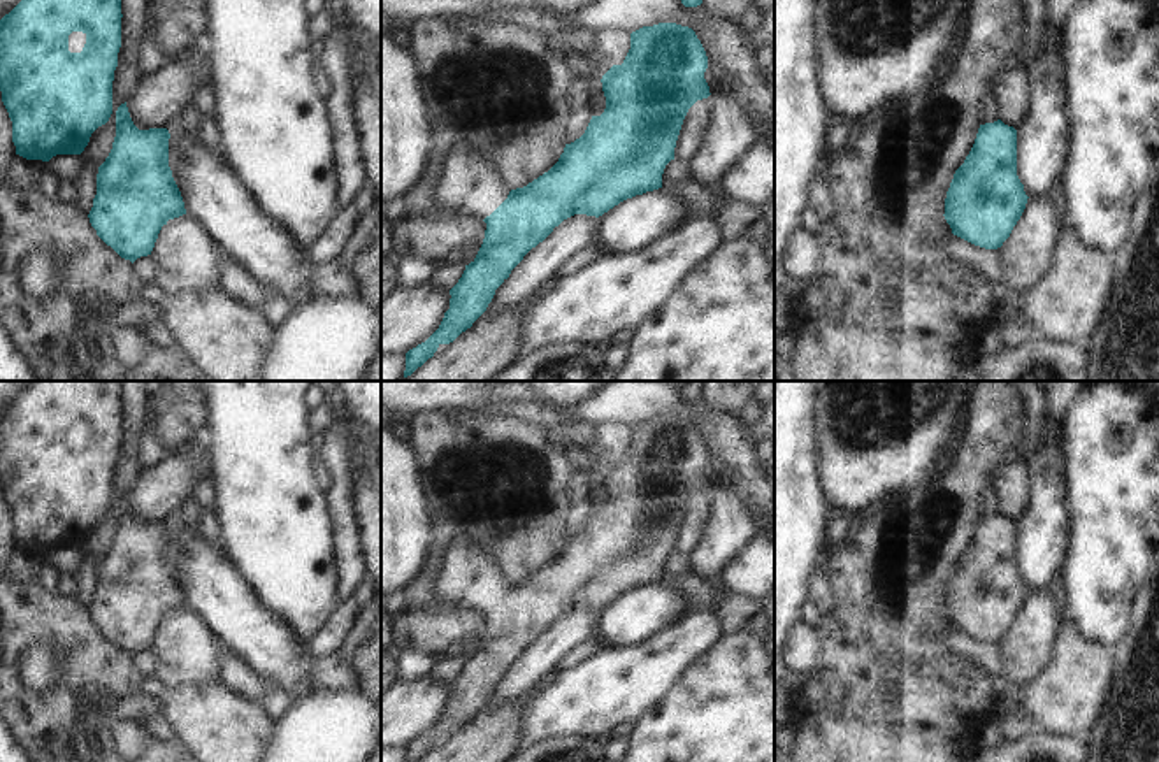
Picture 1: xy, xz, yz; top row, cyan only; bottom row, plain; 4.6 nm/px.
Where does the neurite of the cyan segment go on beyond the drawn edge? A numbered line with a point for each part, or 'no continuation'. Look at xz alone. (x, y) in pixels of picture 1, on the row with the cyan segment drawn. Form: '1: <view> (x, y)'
1: xz (471, 188)

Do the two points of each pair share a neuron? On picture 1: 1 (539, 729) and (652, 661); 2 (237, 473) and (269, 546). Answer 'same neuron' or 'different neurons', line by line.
1: same neuron
2: same neuron

